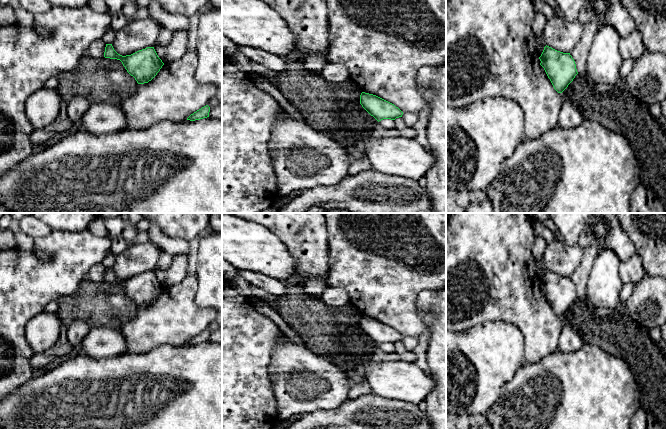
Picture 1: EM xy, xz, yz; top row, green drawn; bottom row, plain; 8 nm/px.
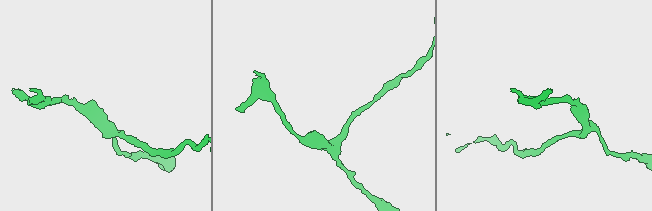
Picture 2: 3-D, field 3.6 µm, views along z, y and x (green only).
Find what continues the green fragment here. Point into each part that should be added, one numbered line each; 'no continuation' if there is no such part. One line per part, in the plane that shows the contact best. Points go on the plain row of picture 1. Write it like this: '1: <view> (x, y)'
no continuation

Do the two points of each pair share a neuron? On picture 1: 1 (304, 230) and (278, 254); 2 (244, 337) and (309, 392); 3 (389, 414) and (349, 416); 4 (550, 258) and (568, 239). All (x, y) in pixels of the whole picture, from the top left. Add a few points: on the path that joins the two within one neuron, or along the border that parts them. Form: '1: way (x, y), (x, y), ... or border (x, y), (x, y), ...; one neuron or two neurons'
1: border (269, 230), (288, 249); two neurons
2: border (280, 338), (271, 355), (271, 384); two neurons
3: way (379, 416), (359, 416); one neuron
4: border (563, 241), (568, 245), (577, 244); two neurons

